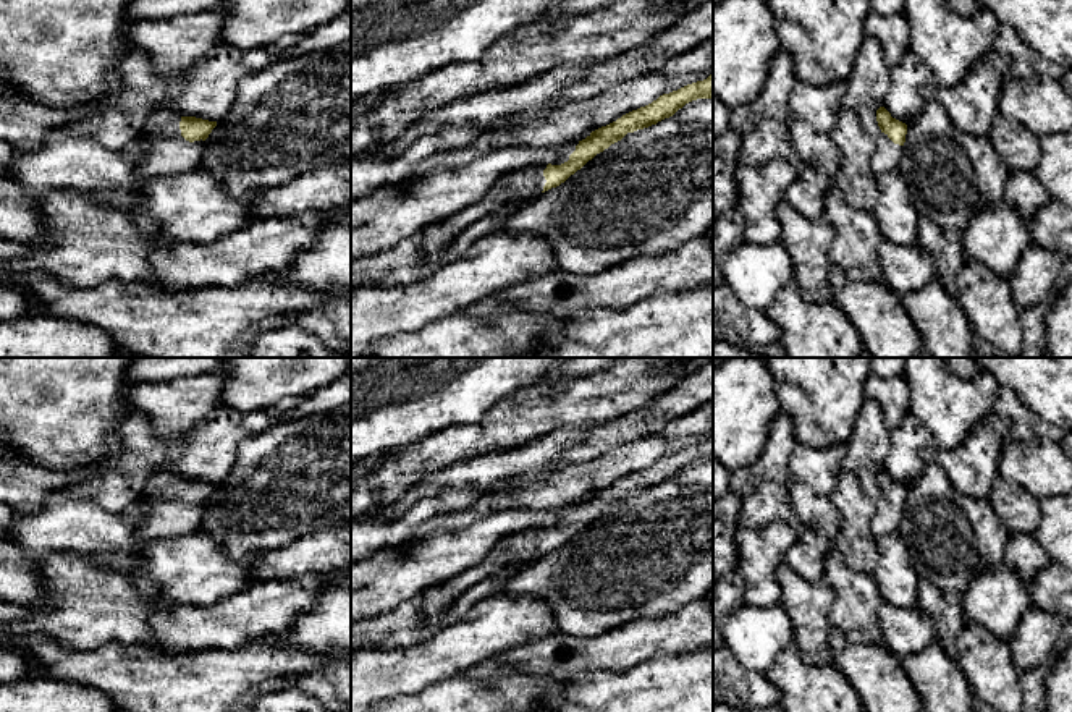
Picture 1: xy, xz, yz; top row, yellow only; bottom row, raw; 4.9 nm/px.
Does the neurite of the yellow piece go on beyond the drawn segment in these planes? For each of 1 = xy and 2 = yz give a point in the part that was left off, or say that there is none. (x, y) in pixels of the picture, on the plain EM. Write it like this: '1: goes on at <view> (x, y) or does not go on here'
1: goes on at xy (168, 517)
2: goes on at yz (886, 520)

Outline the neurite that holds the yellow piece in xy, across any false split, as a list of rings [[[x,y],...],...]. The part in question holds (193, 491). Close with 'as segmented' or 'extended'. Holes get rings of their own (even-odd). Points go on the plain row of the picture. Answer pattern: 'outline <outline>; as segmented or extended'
outline [[[155,473],[144,489],[142,502],[149,505],[149,511],[141,524],[139,539],[176,539],[199,531],[204,503],[215,489],[217,484]]]; extended

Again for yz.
outline [[[880,469],[876,473],[876,484],[881,495],[875,502],[876,513],[870,523],[872,531],[875,537],[884,534],[897,534],[899,524],[904,516],[907,487],[893,481],[884,469]]]; extended

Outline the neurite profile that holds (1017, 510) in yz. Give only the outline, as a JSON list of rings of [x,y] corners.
[[[998,477],[990,502],[999,523],[1011,532],[1035,534],[1041,518],[1040,498],[1019,484]]]

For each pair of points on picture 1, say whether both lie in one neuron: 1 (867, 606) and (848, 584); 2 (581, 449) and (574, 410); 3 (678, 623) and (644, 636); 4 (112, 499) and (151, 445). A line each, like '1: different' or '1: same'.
1: same
2: different
3: same
4: same

